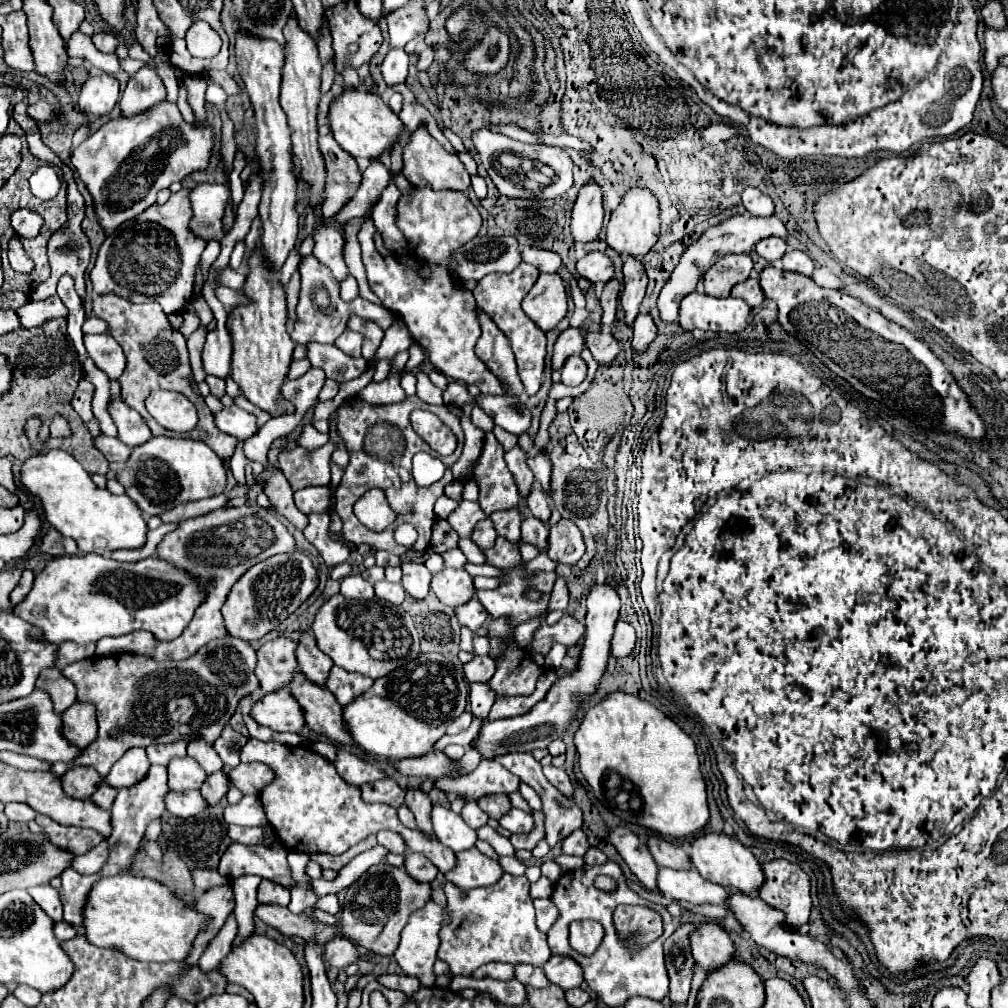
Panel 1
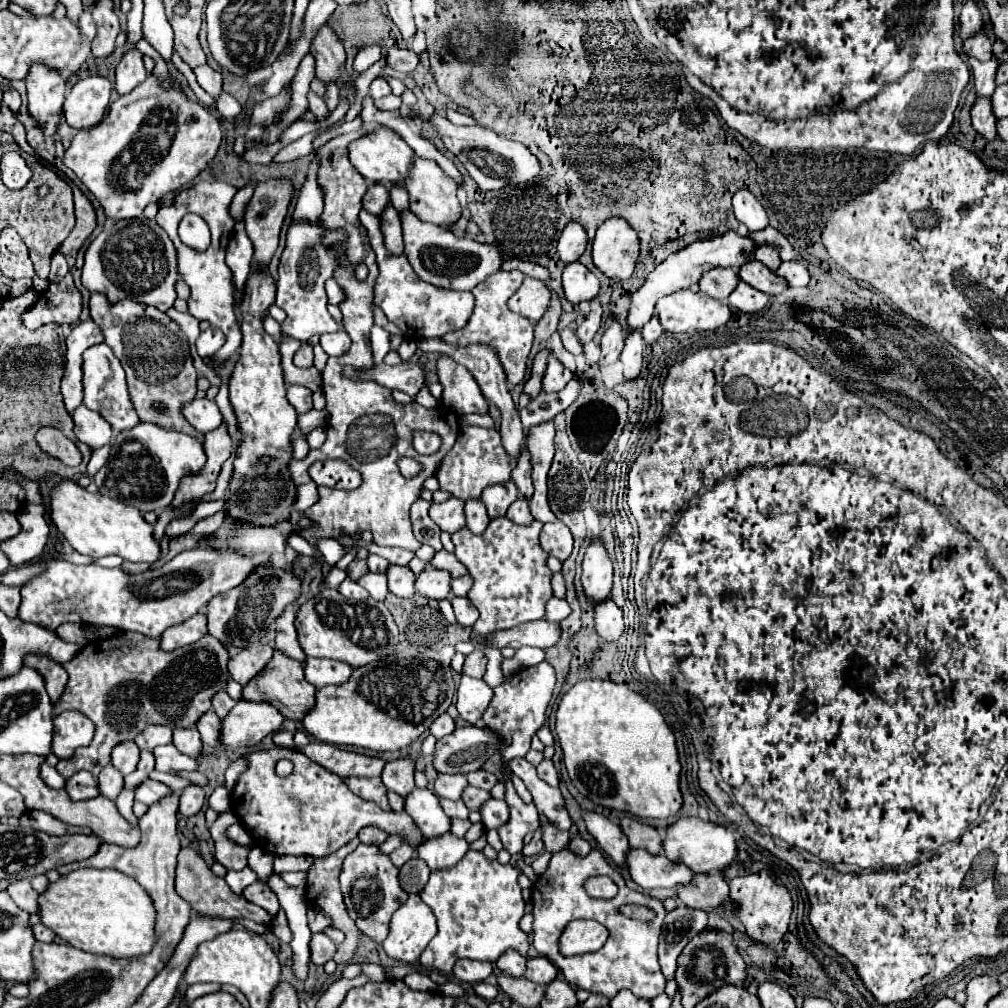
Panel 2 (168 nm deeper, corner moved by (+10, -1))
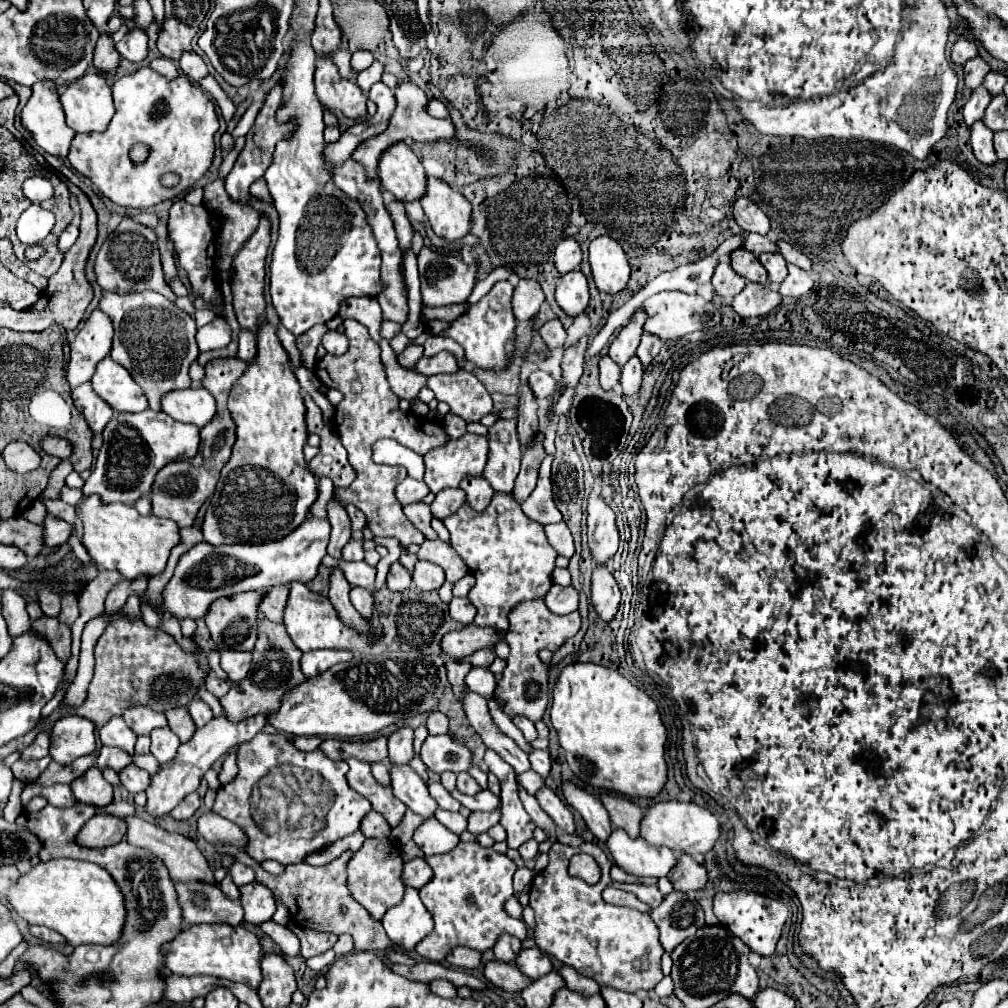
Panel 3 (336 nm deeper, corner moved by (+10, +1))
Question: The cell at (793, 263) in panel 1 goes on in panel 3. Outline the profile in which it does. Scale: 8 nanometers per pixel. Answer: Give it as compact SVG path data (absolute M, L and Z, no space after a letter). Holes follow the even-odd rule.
M788 264L788 276L780 286L780 294L782 296L790 296L790 298L800 298L806 292L810 292L812 286L814 286L814 282L812 282L808 272L800 270L794 264Z

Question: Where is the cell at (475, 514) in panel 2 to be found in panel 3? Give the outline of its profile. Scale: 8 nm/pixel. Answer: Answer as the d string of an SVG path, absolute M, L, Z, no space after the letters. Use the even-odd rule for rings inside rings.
M468 476L466 480L462 480L460 488L466 492L468 502L476 510L484 510L486 504L490 504L490 498L494 494L494 488L488 484L484 476Z

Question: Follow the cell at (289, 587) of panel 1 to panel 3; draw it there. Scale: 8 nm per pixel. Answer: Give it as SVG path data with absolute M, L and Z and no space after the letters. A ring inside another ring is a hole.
M244 592L216 600L208 614L206 626L220 650L250 652L258 634L258 600L262 592Z

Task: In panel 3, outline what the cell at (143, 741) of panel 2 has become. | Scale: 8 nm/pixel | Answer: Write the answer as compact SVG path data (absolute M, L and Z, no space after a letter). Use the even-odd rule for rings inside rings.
M134 706L124 710L122 718L126 720L126 724L140 736L140 734L150 734L154 728L166 726L166 716L162 712L150 710L146 706Z

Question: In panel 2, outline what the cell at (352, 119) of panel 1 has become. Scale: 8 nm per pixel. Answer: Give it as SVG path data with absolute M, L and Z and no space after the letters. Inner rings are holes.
M376 126L374 130L366 132L362 138L350 142L348 146L348 158L352 166L368 180L368 182L392 182L402 184L404 176L408 174L408 168L414 158L414 150L396 134L394 130L386 126Z

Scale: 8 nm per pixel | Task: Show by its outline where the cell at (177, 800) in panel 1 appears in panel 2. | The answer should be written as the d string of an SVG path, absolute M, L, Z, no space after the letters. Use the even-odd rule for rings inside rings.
M150 780L150 782L142 782L142 786L138 786L136 800L146 804L146 806L152 806L152 804L156 804L158 800L162 800L168 794L172 794L170 786L162 784L162 782L156 782L156 780Z

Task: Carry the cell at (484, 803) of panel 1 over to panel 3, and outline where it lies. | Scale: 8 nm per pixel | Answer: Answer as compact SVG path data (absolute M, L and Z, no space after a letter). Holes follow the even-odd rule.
M458 772L456 788L458 788L462 794L470 794L470 796L474 796L474 794L478 794L478 792L480 792L478 784L472 780L472 776L470 776L468 772Z

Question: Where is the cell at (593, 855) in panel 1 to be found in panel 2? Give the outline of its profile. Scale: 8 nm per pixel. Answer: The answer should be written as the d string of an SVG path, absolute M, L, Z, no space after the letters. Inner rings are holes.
M572 838L570 844L568 844L568 848L570 848L574 854L578 854L578 856L586 856L586 854L592 850L590 844L588 844L586 840L582 840L582 838Z

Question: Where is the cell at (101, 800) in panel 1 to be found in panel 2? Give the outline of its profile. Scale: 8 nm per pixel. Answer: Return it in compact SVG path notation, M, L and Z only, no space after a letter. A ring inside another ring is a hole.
M108 764L98 776L98 790L108 800L116 800L118 794L122 792L122 782L124 782L122 774L116 774L116 770Z

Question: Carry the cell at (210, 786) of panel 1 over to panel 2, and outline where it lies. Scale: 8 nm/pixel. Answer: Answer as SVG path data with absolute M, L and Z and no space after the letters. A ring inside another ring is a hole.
M190 784L182 790L180 794L180 814L184 816L192 816L196 814L200 808L204 806L204 788L202 786L196 786L196 784Z

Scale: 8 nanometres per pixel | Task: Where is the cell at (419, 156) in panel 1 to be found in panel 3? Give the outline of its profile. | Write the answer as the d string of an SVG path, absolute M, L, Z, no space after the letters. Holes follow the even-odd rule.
M428 178L428 192L420 204L432 230L446 242L458 242L470 232L472 204L442 180Z

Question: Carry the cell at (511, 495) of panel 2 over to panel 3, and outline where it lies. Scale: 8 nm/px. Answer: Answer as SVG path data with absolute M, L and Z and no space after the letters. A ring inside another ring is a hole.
M498 420L488 428L486 480L496 492L512 492L520 470L522 446L516 434L516 420Z

